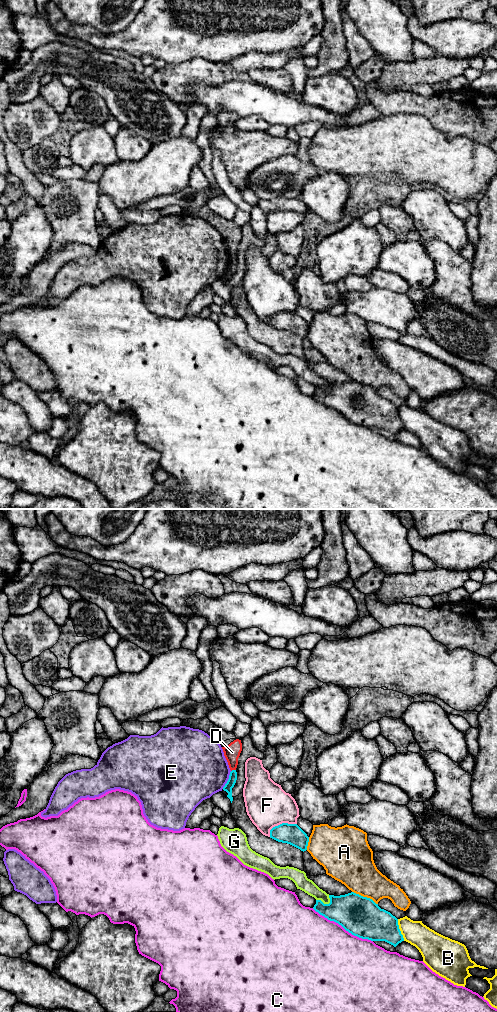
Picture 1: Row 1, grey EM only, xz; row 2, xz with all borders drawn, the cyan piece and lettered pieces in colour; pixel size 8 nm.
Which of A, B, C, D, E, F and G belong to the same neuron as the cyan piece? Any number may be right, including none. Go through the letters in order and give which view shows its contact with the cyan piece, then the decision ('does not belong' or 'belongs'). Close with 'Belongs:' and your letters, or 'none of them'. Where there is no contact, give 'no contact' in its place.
A: xz | does not belong
B: xz | does not belong
C: xz | does not belong
D: xz | does not belong
E: xz | does not belong
F: xz | does not belong
G: xz | does not belong
Belongs: none of them

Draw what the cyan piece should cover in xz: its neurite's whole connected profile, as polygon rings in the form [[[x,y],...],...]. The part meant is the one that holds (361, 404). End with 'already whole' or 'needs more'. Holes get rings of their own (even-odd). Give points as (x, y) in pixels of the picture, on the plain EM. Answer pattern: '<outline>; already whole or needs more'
[[[354,380],[340,384],[329,383],[329,386],[329,392],[316,388],[313,397],[328,408],[341,413],[352,423],[371,429],[385,429],[394,435],[404,429],[399,417],[398,407],[390,400],[381,397],[372,387]]]; already whole

